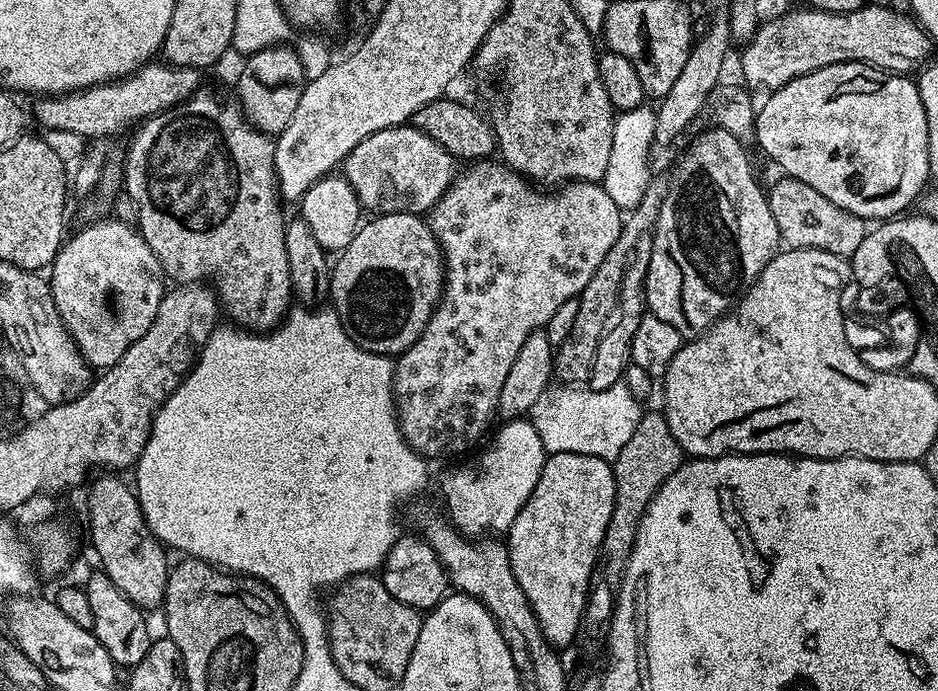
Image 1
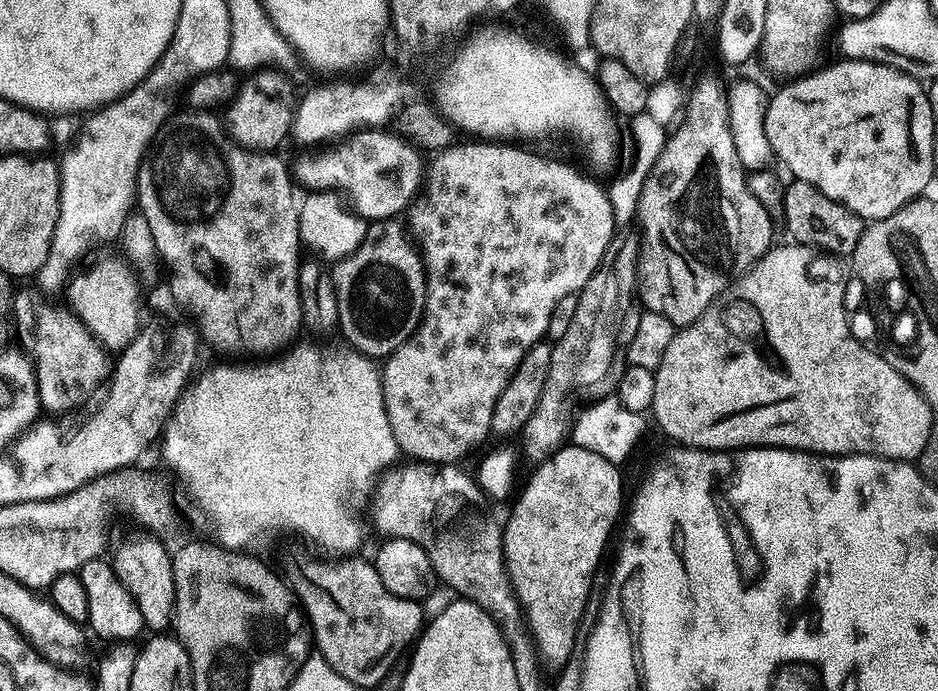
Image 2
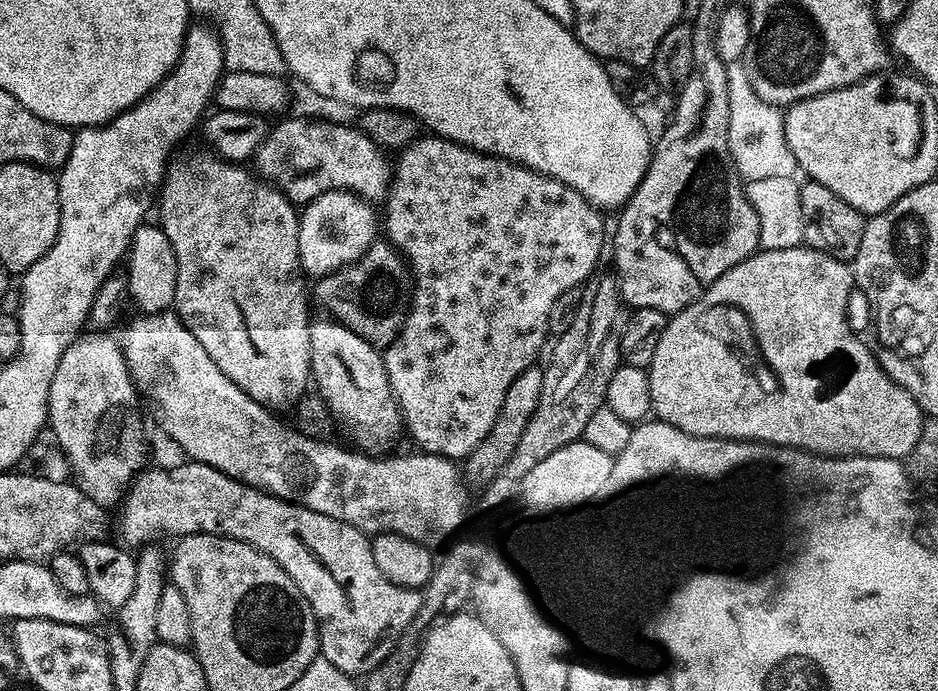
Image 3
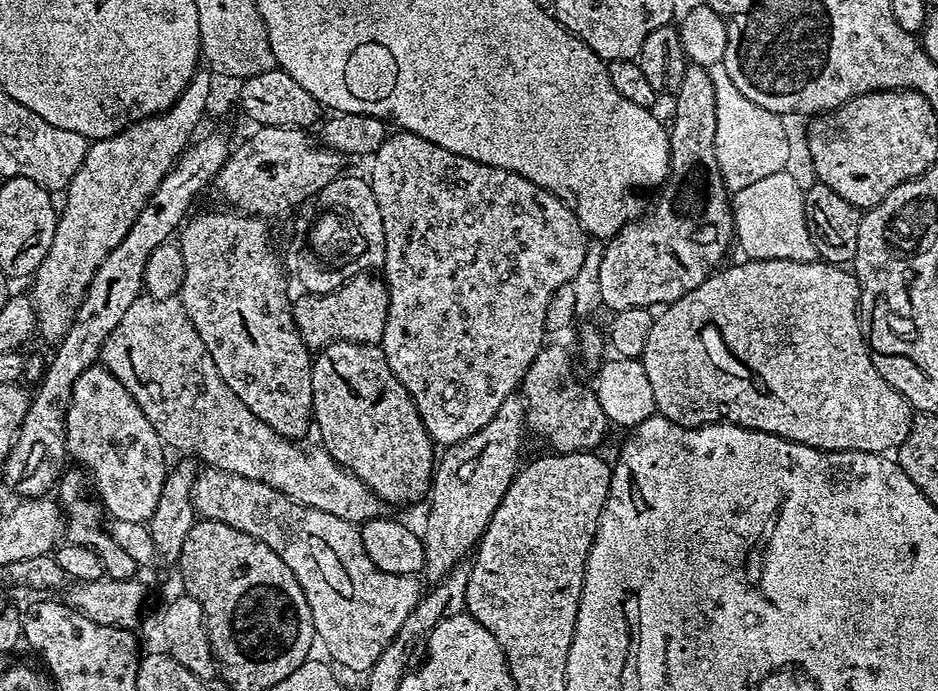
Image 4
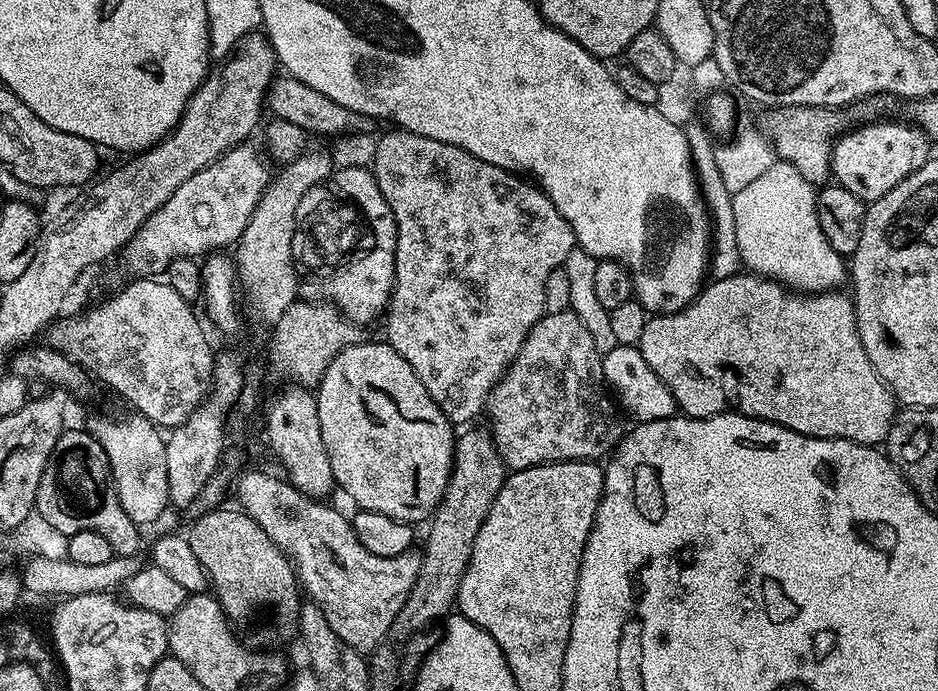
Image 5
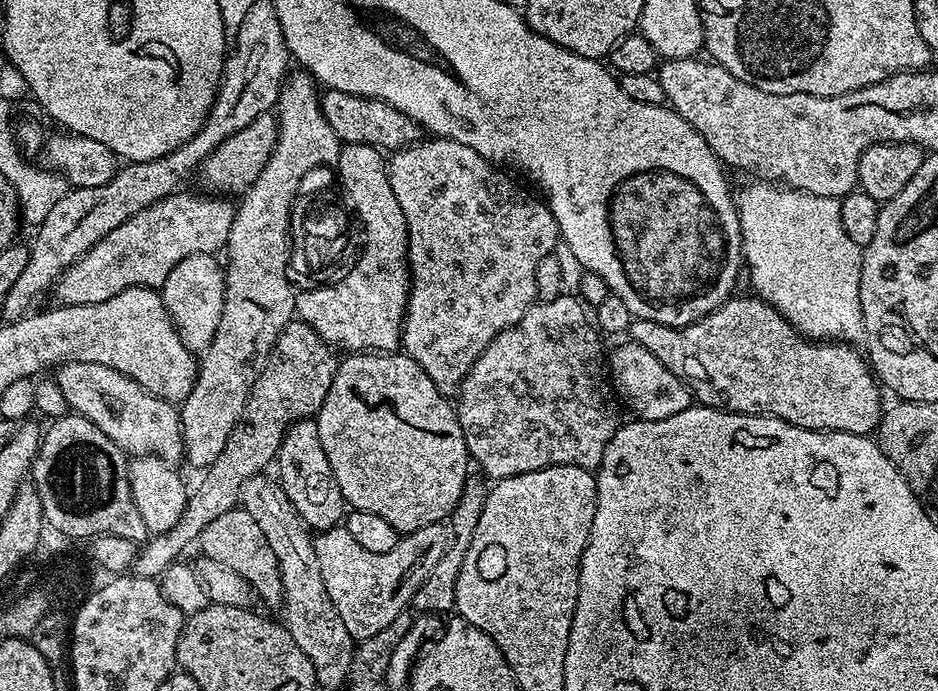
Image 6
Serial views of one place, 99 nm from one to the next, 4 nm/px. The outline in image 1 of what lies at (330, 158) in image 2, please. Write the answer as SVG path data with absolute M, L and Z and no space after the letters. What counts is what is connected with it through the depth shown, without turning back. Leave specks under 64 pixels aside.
M400 124L397 128L378 130L378 134L370 134L354 146L354 150L344 159L342 175L350 182L354 194L360 200L361 209L372 214L386 212L414 212L427 214L433 206L443 198L446 190L452 185L454 179L454 157L443 148L434 138L430 138L421 128Z

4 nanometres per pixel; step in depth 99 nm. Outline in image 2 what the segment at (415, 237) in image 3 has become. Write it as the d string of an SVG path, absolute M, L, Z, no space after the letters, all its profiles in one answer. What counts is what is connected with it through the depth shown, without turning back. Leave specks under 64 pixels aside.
M512 142L468 143L472 144L456 144L453 148L452 145L445 146L441 152L431 157L432 165L429 168L427 165L423 173L422 187L407 209L406 224L424 262L424 313L420 325L410 339L402 342L402 346L391 352L382 364L384 405L390 418L390 430L396 439L397 449L403 455L405 452L413 461L430 464L456 464L463 456L470 455L484 439L489 439L494 406L498 406L498 398L502 398L506 382L510 382L510 378L516 373L518 362L522 362L528 349L547 337L550 314L554 314L554 306L558 306L558 301L562 298L576 296L580 289L586 286L586 282L602 262L606 250L614 242L618 232L607 191L603 187L600 189L590 177L583 176L578 169L571 168L560 160L547 160L536 152L527 152L524 149L527 147L517 146Z

